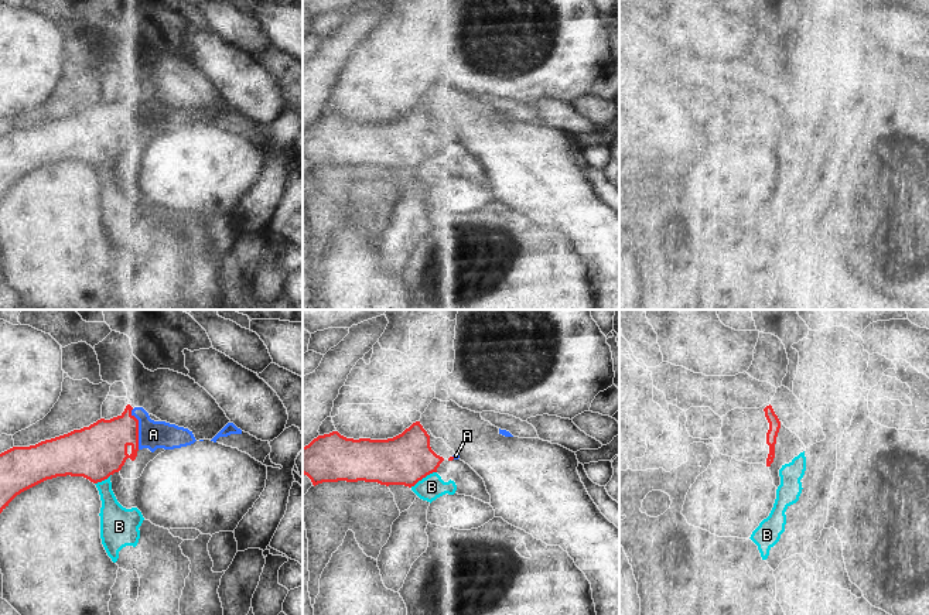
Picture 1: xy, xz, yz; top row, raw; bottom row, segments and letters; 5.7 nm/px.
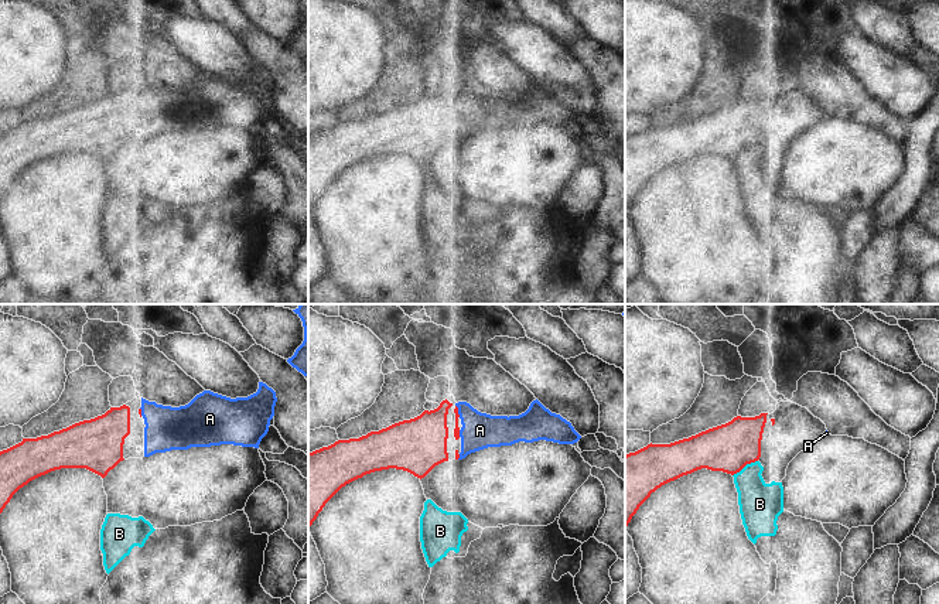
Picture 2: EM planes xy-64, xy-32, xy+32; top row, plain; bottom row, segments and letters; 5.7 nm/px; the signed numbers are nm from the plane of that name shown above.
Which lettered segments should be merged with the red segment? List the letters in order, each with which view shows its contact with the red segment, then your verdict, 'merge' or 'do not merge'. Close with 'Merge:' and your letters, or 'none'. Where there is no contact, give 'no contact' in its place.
A: xy | merge
B: xz | do not merge
Merge: A

